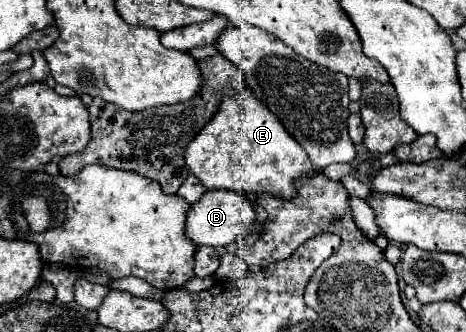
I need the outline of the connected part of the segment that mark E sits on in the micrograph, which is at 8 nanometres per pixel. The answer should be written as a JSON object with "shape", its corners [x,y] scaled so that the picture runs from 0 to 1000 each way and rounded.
{"shape":[[[524,262],[506,286],[485,286],[464,334],[464,346],[446,364],[438,395],[403,431],[395,455],[395,479],[403,509],[433,545],[442,569],[494,569],[506,581],[584,581],[592,593],[631,593],[631,545],[670,521],[682,521],[687,509],[670,503],[661,467],[652,467],[648,443],[631,431],[631,419],[609,395],[609,377],[592,346],[567,322],[545,286],[536,262]]]}

